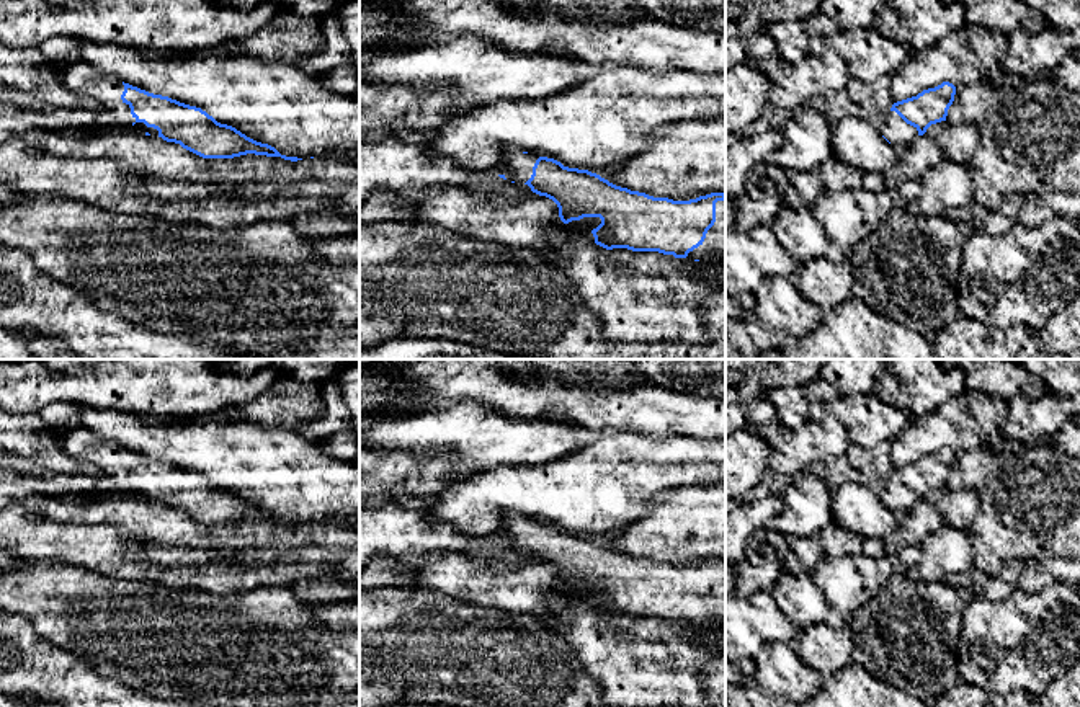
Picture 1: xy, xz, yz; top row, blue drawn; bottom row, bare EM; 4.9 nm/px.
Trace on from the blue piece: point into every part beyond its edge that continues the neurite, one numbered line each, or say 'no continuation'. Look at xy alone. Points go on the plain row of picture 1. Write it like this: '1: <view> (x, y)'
1: xy (80, 444)

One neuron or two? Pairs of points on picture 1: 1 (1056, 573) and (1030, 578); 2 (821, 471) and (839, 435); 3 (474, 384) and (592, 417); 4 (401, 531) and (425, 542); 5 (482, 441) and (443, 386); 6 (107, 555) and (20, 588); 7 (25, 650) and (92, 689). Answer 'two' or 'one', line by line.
1: one
2: one
3: one
4: one
5: two
6: two
7: one

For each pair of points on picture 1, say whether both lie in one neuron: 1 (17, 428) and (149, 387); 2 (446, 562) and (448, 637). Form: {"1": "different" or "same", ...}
{"1": "different", "2": "different"}

